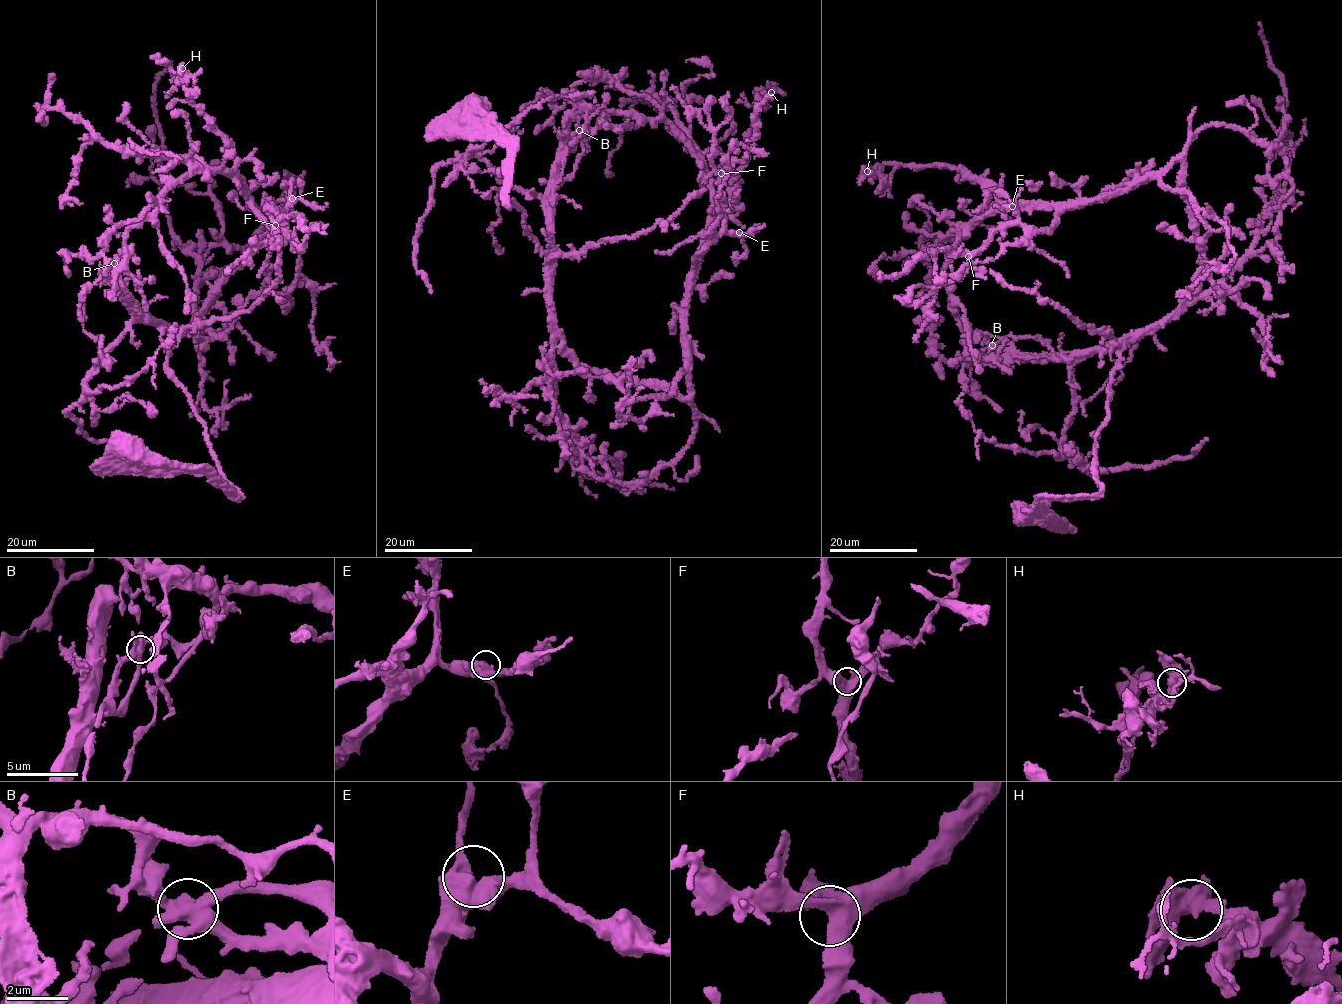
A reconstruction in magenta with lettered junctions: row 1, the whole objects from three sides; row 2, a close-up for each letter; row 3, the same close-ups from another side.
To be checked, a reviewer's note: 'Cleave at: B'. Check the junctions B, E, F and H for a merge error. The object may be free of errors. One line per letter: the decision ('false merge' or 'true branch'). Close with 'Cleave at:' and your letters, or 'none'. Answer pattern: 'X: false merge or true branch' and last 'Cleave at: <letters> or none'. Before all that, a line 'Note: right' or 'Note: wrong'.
Note: right
B: false merge
E: true branch
F: true branch
H: true branch
Cleave at: B

